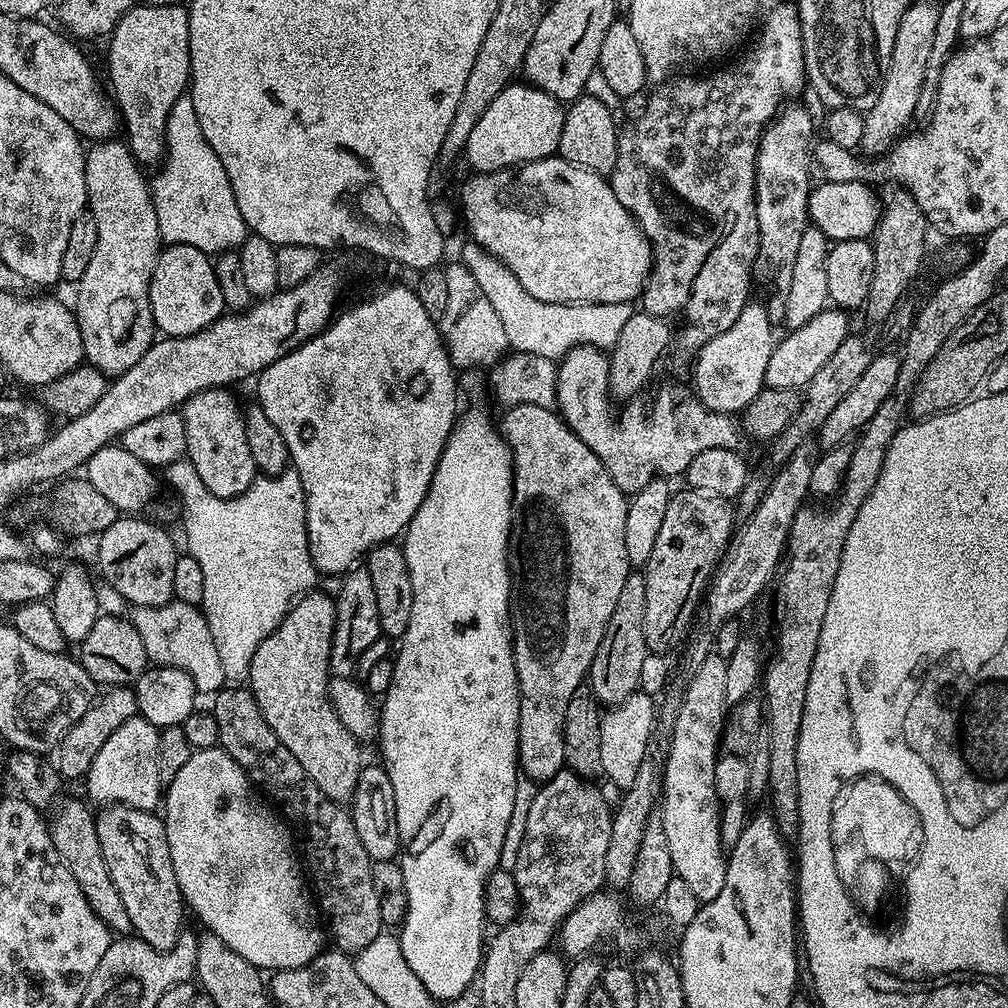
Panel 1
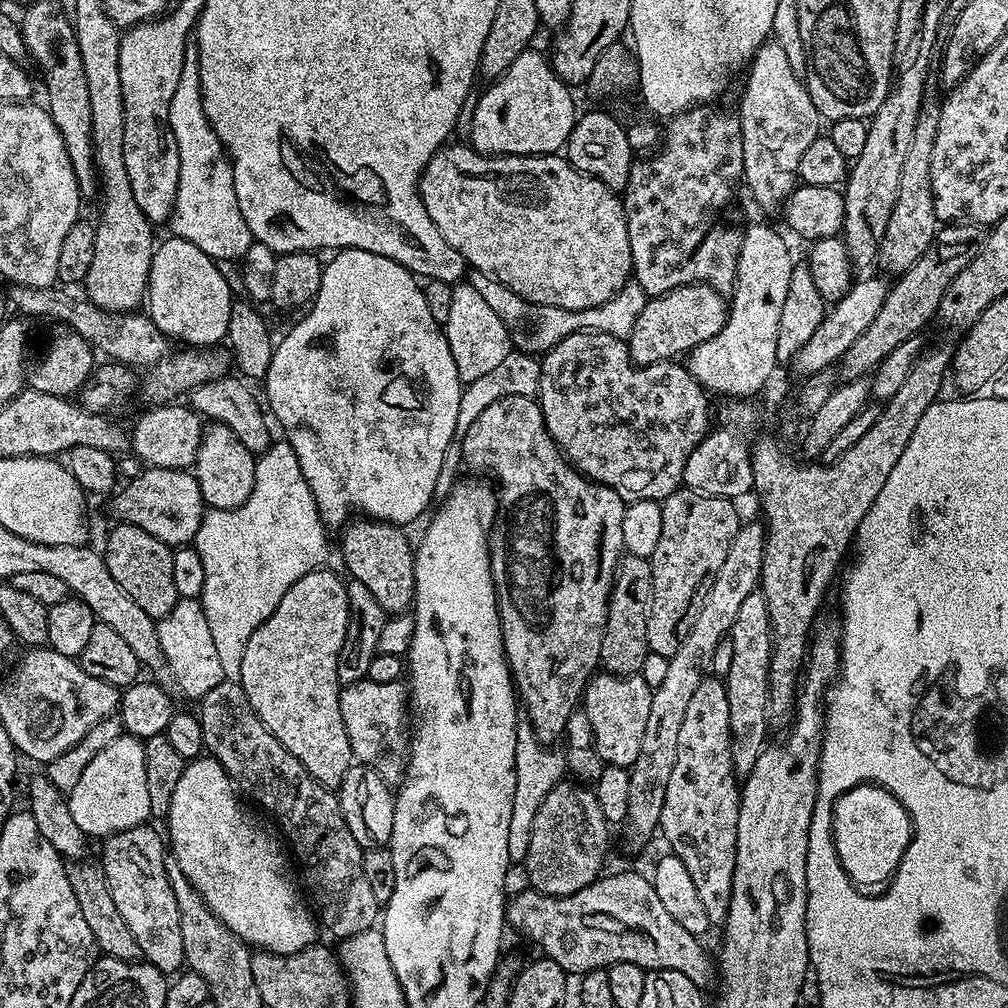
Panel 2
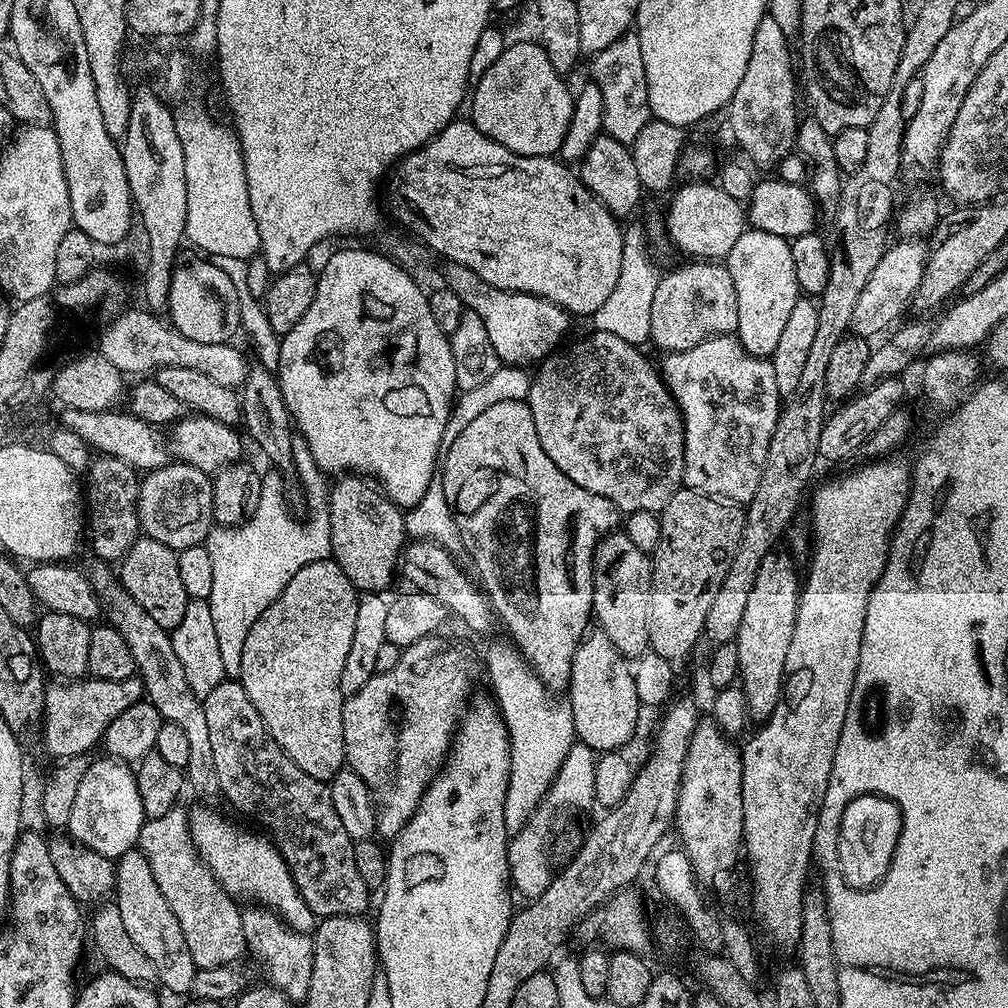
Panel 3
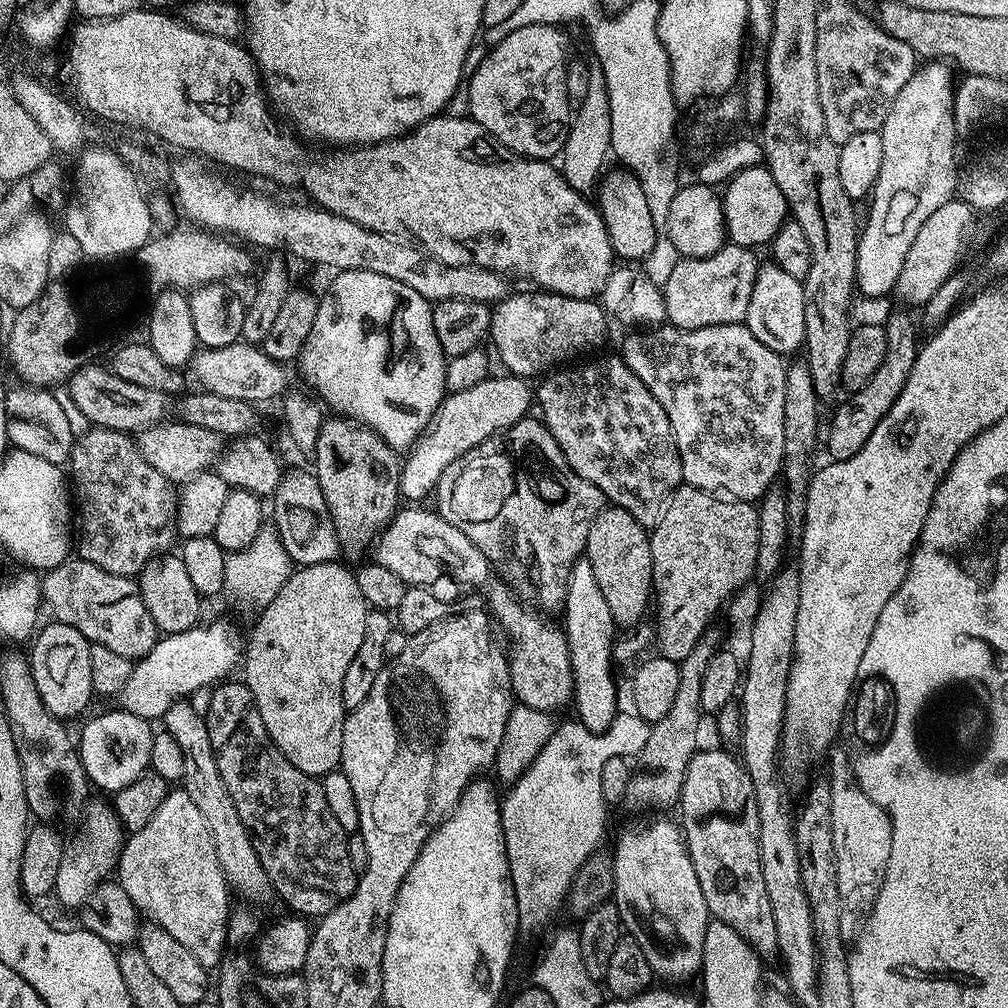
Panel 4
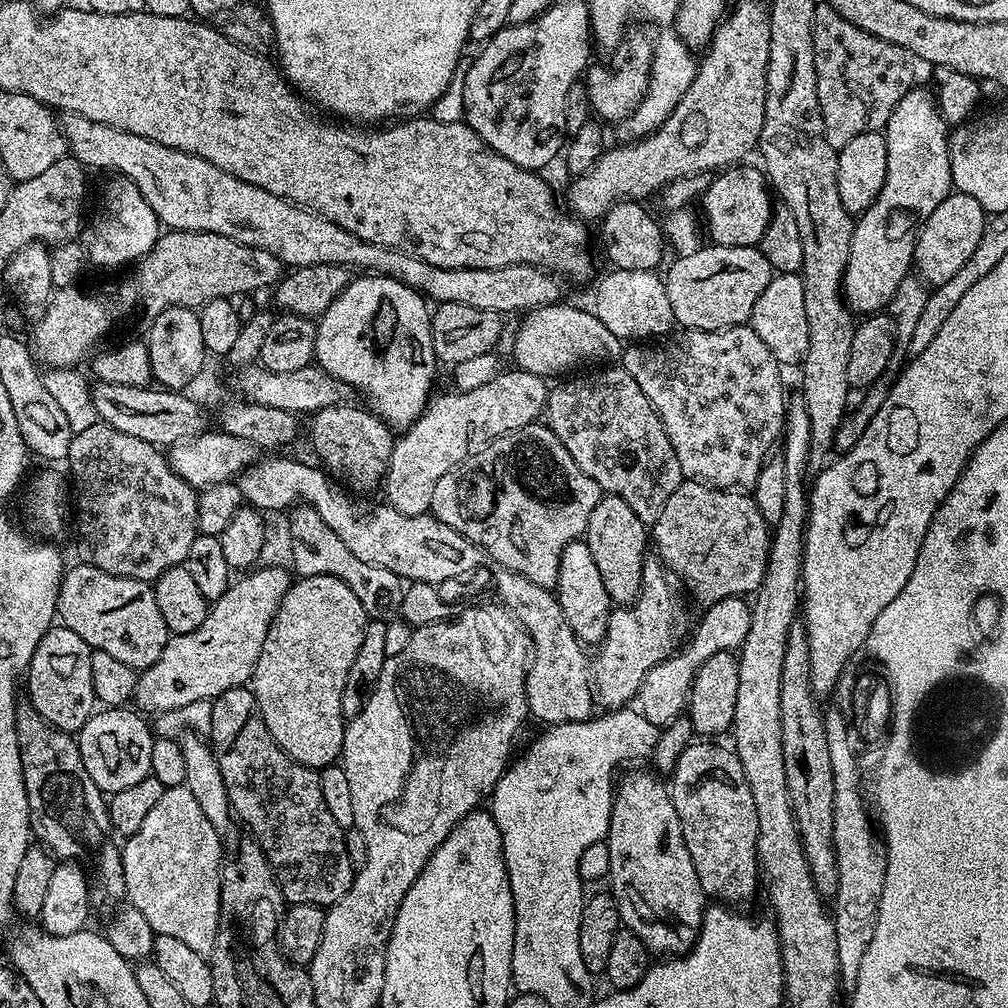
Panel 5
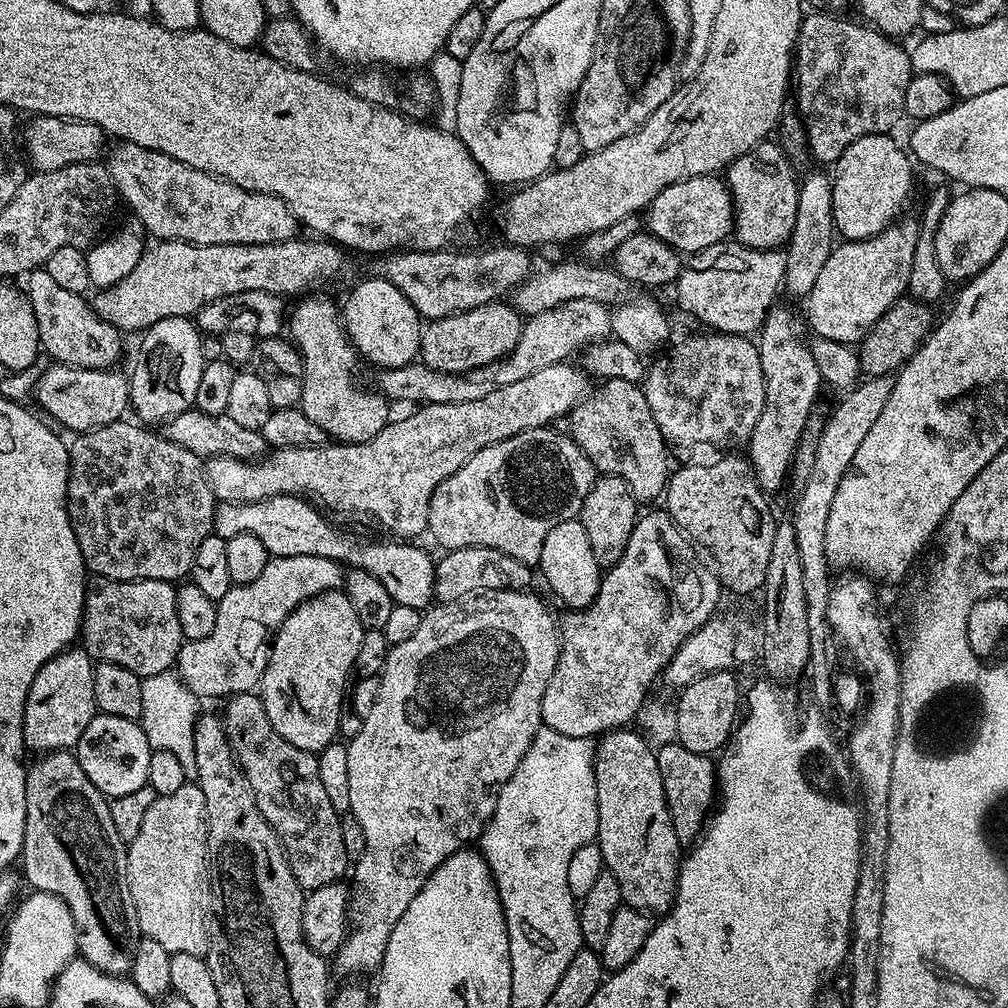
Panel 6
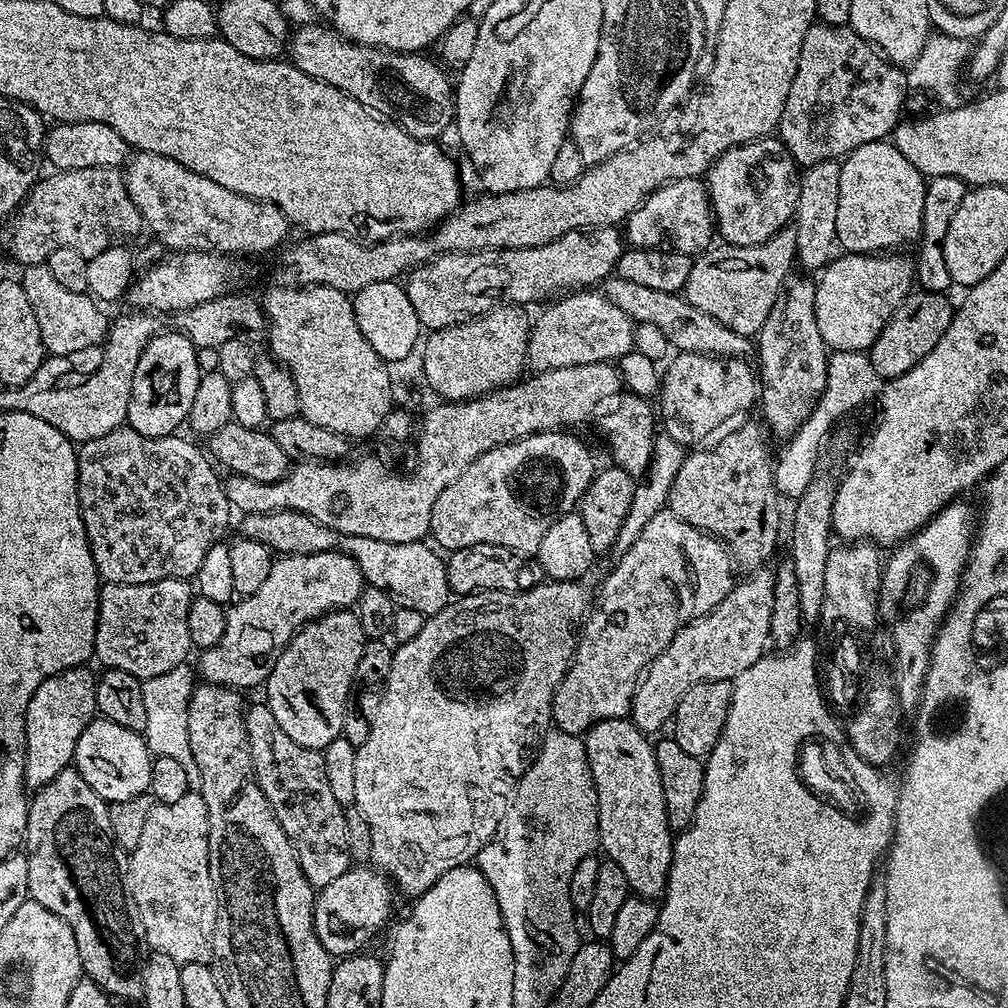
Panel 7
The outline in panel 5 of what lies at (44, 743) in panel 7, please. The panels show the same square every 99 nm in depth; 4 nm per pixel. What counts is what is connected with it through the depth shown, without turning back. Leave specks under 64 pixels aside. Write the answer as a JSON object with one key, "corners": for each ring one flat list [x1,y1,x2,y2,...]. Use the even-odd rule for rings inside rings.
{"corners":[[53,626,38,642,38,650,34,650,32,661,28,664,26,681,28,680,27,703,57,732,69,734,79,733,80,727,92,717,98,701,92,689,90,678,90,658,93,649,74,630,63,626]]}

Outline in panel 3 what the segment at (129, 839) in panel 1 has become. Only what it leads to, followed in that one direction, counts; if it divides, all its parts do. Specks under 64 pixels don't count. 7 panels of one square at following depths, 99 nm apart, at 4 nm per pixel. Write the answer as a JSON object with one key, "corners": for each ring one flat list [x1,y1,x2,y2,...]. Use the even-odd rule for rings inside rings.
{"corners":[[133,850,122,854,114,867,114,908,120,912,134,946,138,946,138,950,142,950,142,954,146,954,154,965,159,987,169,988,172,992,191,993,197,966,194,958,190,958,190,950,186,946,186,938,182,938,182,926,178,926,174,910,170,910,166,898,162,898,162,890,158,890,158,884,154,882,150,864,139,850]]}

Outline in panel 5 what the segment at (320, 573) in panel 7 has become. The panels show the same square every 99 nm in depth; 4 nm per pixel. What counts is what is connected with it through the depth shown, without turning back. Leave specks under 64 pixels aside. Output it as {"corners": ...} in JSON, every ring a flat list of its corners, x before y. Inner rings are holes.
{"corners":[[264,567,241,575,244,576,241,580,233,579,226,594,211,601,206,622,190,634,172,636,162,650,162,658,139,673,134,700,141,704,141,709,158,708,168,712,191,708,199,705,199,700,211,702,226,690,251,681,258,654,262,654,262,642,266,642,266,630,270,630,278,606,294,584,293,577,288,577,287,567]]}

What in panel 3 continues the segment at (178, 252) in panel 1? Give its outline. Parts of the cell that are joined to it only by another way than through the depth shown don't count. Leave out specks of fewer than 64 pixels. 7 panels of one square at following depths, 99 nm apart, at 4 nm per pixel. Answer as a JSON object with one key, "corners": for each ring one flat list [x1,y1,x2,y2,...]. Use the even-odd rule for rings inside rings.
{"corners":[[200,258,204,260,190,260,188,262,181,261,174,269,171,278,171,288,170,288,170,298,168,299,168,318,171,322,171,325,175,328,176,331,183,334,186,338,191,338,194,342,201,342,201,343,229,343,234,337,232,337,240,322,240,302,238,300,238,290,236,288,235,282,230,278,229,274,222,270,220,267,214,265,213,261,210,261,206,258]]}

